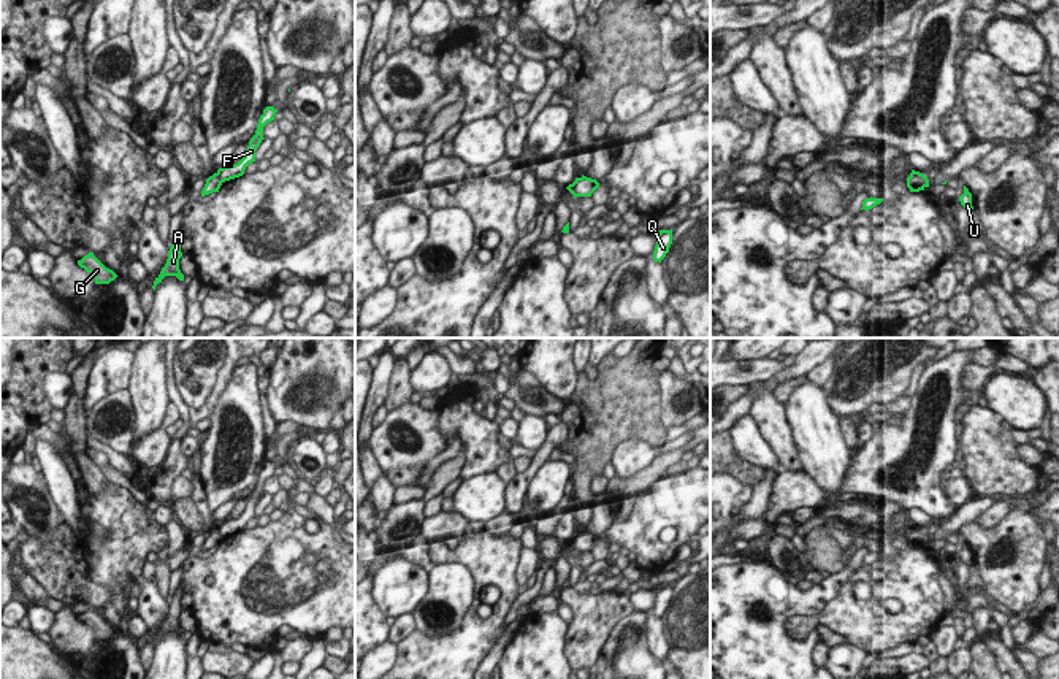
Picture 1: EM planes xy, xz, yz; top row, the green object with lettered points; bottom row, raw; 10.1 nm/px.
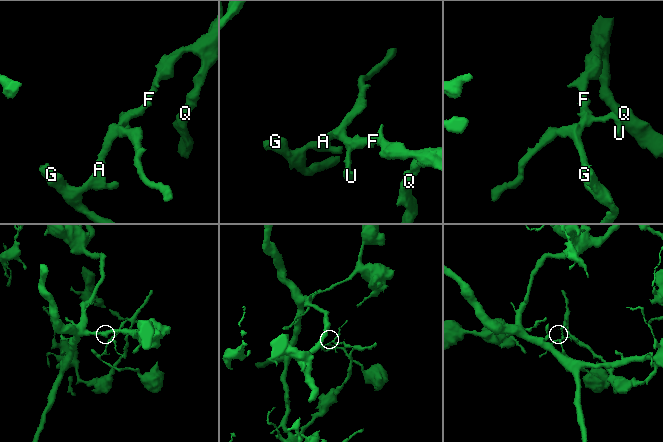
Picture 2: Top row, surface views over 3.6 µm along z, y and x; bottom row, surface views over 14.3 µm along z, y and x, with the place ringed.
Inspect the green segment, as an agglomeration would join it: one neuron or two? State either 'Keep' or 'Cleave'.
Cleave

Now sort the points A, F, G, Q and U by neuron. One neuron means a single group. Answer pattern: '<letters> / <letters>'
A G U / F Q

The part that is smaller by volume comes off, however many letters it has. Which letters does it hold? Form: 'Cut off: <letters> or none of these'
Cut off: A, G, U

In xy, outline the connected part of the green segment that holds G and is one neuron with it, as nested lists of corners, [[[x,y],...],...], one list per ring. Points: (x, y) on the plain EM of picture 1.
[[[89,608],[81,616],[78,616],[78,620],[94,631],[95,639],[109,639],[111,636],[117,633],[117,630],[113,625],[106,623],[94,611],[94,608]]]

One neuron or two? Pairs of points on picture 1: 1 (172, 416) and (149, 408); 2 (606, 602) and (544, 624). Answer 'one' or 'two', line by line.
1: two
2: two

